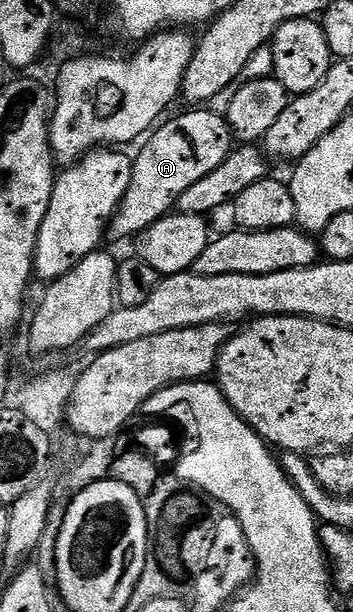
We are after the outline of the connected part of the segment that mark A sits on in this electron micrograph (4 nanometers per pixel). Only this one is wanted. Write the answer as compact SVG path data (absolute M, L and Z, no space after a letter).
M193 107L188 111L190 113L181 113L173 118L170 116L164 123L158 124L140 146L142 149L138 151L137 157L135 153L132 158L131 187L127 187L127 195L123 195L112 221L109 222L107 237L110 242L125 241L128 237L129 240L136 239L143 231L147 231L147 227L151 227L159 219L168 217L176 210L179 195L183 195L183 191L191 191L191 187L195 187L199 179L207 179L207 175L211 175L215 167L223 167L223 163L233 152L235 148L233 133L222 114L212 113L208 107Z

